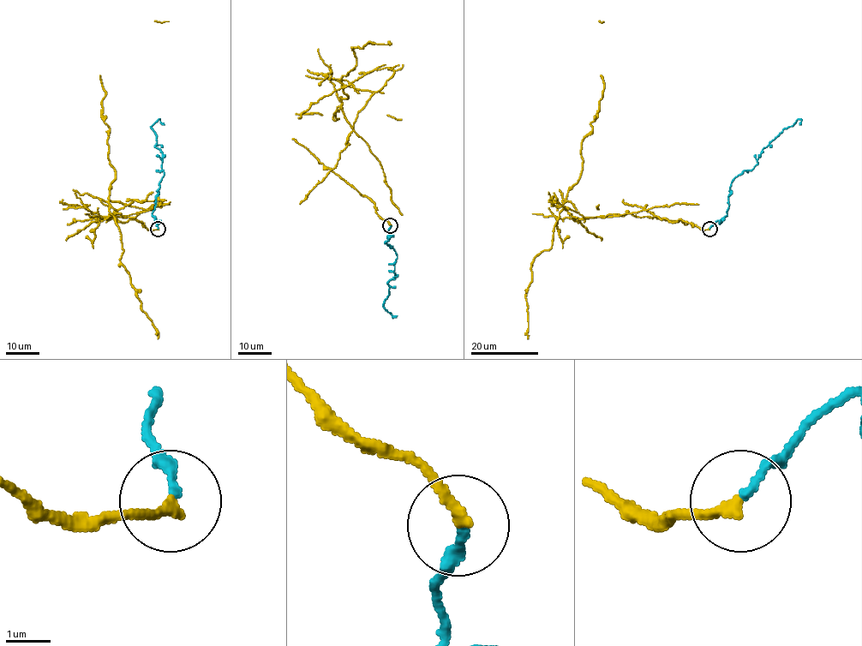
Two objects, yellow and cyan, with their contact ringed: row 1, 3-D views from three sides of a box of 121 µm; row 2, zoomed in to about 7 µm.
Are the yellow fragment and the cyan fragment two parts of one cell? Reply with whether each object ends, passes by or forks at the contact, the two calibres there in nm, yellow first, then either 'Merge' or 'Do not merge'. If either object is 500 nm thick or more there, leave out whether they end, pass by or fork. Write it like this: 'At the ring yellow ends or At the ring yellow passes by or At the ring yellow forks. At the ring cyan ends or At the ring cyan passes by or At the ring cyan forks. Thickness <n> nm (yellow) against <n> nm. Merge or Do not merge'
At the ring yellow ends. At the ring cyan ends. Thickness 240 nm (yellow) against 190 nm. Do not merge

